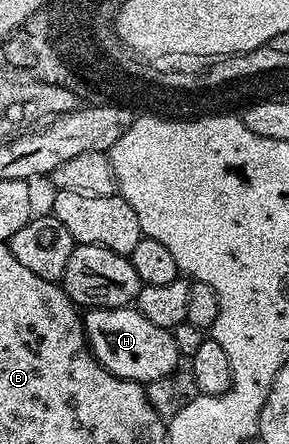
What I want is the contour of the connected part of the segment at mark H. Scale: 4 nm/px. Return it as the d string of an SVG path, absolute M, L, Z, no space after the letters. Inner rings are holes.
M136 308L90 309L84 315L83 325L89 353L100 366L115 376L148 384L178 369L179 355L173 331L159 328L159 324L151 324L151 320L147 320L147 316L140 314Z

